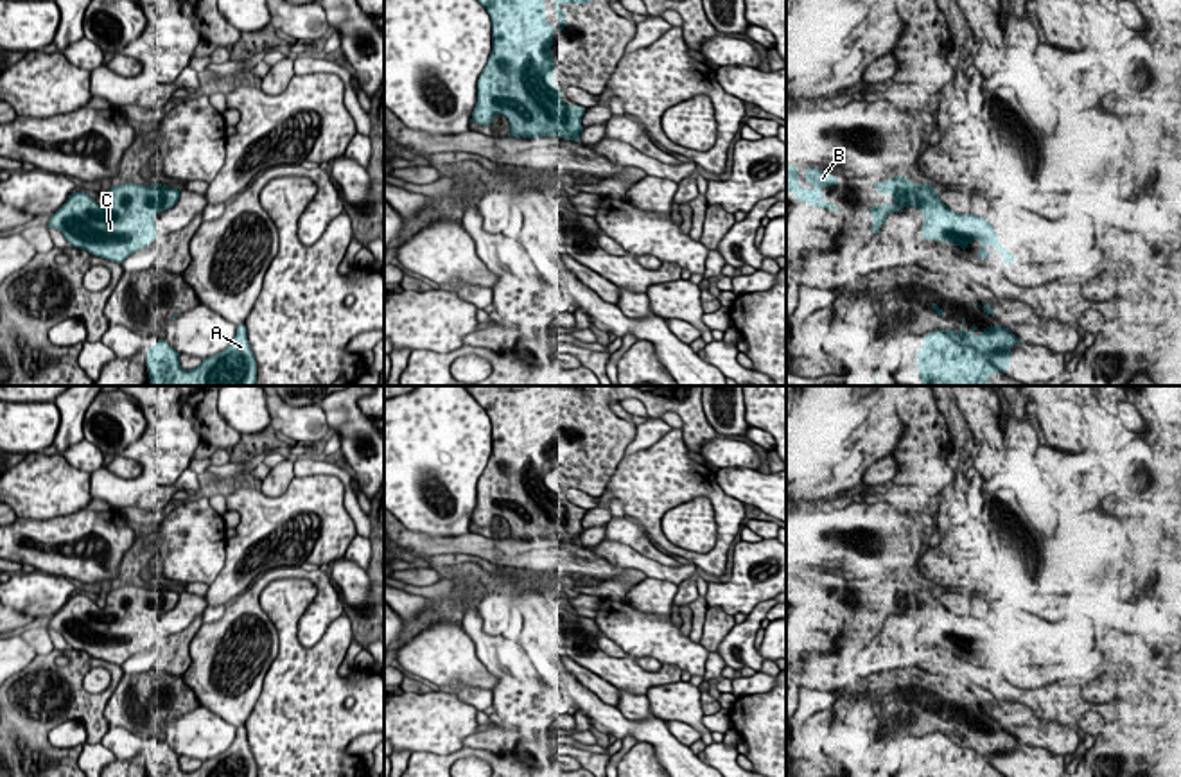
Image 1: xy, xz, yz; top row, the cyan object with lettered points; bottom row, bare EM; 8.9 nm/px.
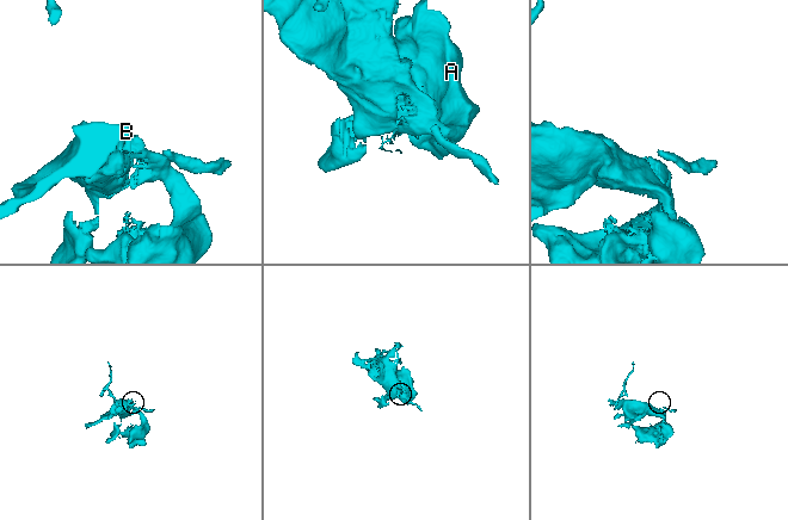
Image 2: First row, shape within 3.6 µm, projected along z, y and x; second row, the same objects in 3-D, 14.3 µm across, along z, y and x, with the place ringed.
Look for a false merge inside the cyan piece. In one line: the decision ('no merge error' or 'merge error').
merge error

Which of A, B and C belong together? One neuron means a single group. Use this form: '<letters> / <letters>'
A / B C

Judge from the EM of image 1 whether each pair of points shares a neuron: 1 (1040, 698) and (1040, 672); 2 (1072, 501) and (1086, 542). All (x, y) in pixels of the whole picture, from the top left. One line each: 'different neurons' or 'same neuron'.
1: different neurons
2: different neurons

